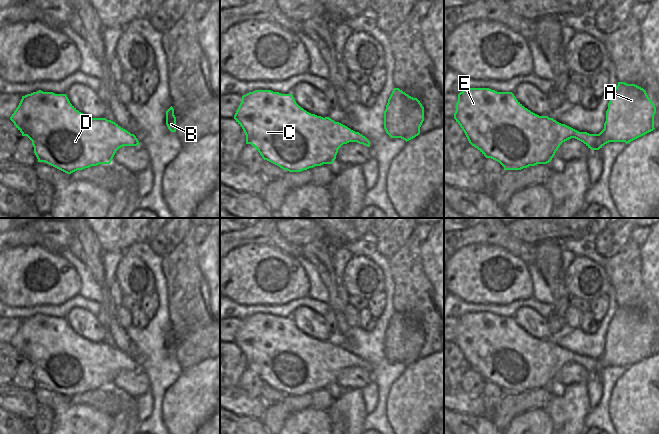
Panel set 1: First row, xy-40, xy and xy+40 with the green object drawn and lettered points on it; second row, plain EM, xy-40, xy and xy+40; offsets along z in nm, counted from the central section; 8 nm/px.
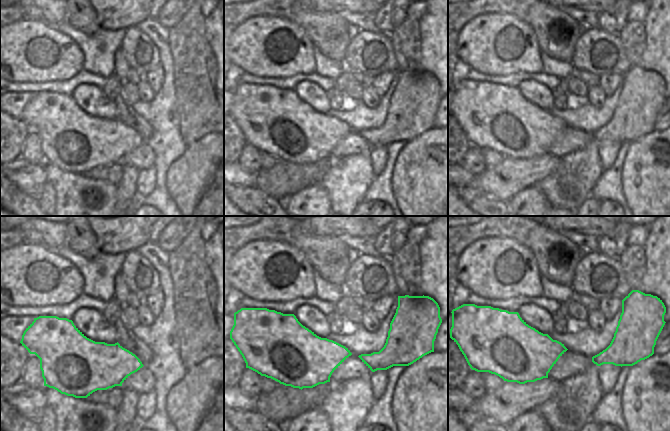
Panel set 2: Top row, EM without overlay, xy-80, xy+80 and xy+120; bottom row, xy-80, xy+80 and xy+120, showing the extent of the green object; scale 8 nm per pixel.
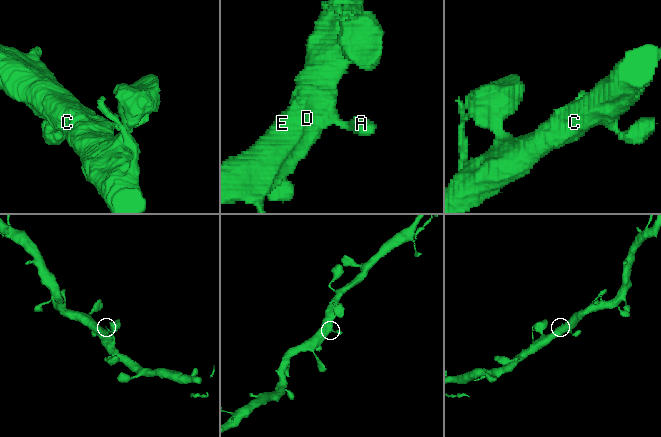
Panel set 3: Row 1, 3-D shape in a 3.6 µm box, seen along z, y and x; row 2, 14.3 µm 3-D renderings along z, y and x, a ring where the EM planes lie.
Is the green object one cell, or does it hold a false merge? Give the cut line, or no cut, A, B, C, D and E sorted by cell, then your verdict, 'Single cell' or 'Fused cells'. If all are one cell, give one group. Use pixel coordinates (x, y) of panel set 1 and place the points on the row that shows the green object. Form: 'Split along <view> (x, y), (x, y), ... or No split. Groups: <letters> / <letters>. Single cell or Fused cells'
No split. Groups: A B C D E. Single cell

